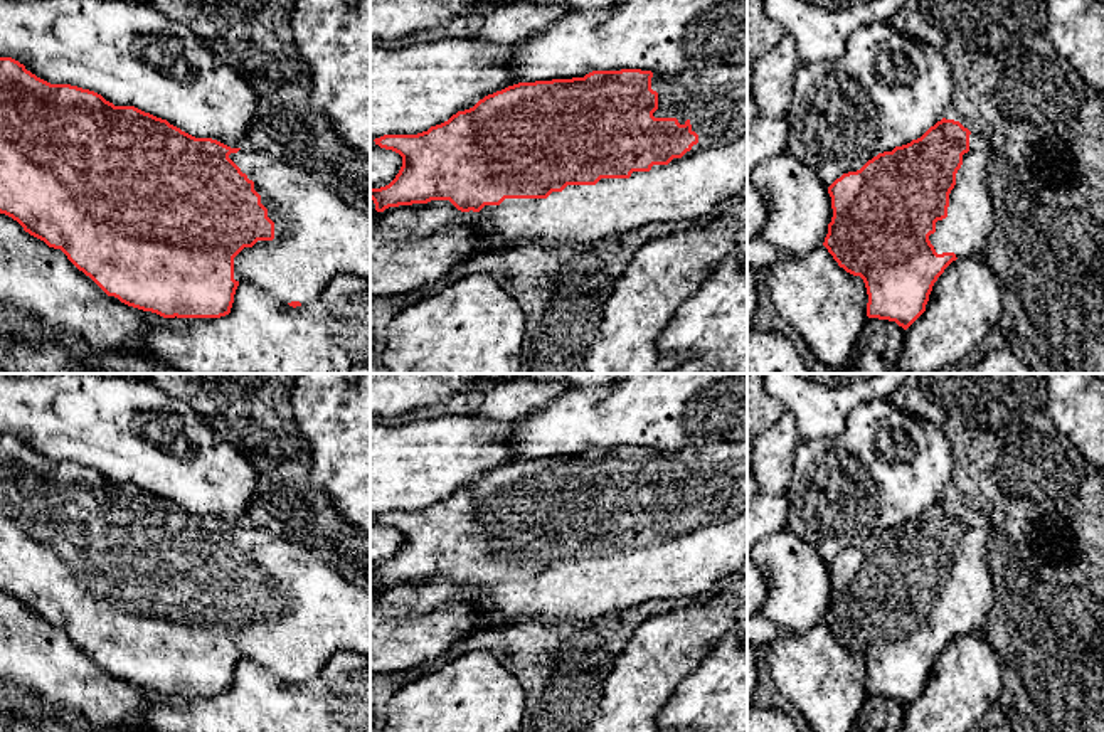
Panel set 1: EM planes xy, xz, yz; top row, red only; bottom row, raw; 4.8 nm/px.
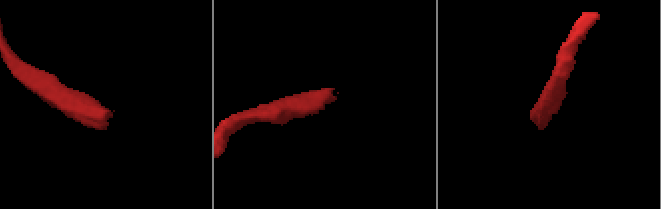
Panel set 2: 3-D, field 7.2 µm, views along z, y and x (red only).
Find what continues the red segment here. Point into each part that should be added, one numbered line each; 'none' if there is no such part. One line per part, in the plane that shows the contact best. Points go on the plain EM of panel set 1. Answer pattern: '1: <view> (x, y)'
1: xz (714, 477)

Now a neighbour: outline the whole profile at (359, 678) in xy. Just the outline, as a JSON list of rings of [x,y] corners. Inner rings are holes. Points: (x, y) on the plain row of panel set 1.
[[[337,651],[315,678],[296,685],[241,658],[229,692],[163,695],[146,713],[146,732],[370,732],[370,656]]]

